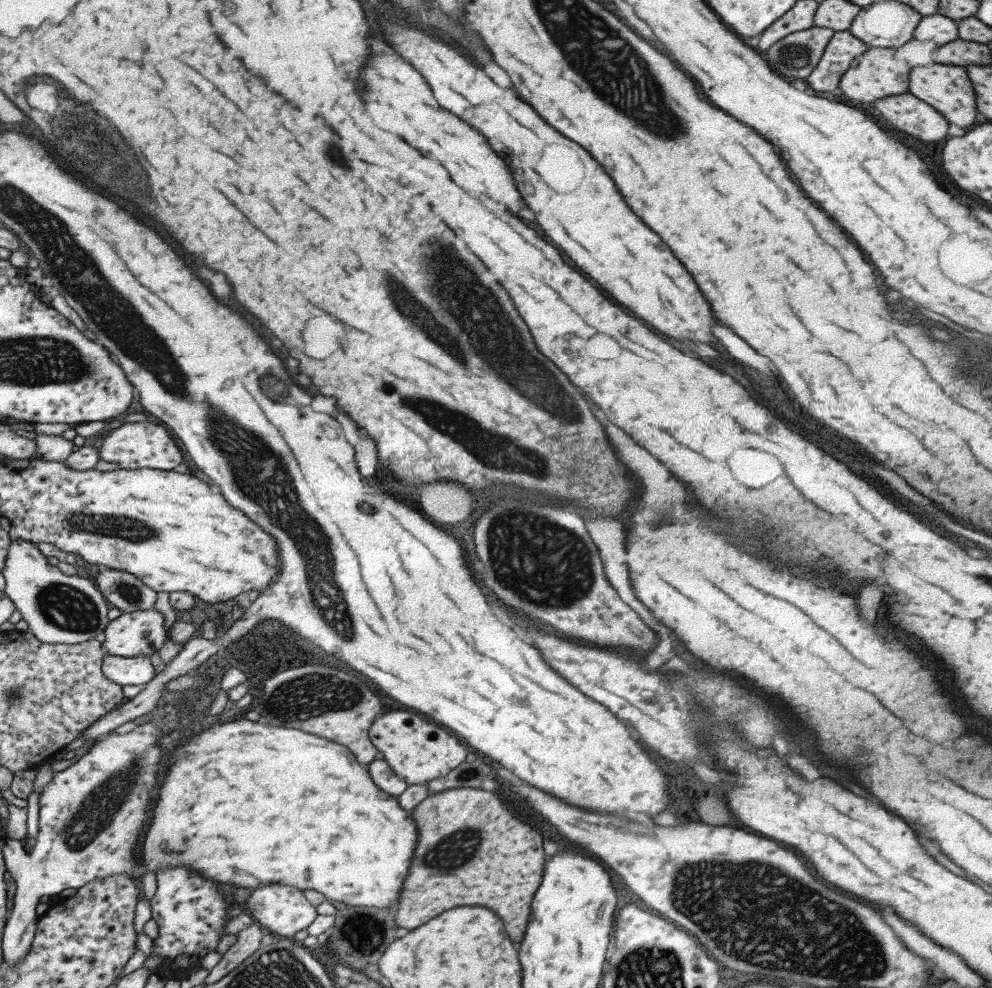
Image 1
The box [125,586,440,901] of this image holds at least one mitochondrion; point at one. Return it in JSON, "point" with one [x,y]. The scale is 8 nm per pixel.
{"point":[290,705]}

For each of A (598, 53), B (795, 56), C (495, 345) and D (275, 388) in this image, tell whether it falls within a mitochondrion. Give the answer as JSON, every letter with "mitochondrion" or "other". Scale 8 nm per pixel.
{"A":"mitochondrion","B":"mitochondrion","C":"mitochondrion","D":"mitochondrion"}

